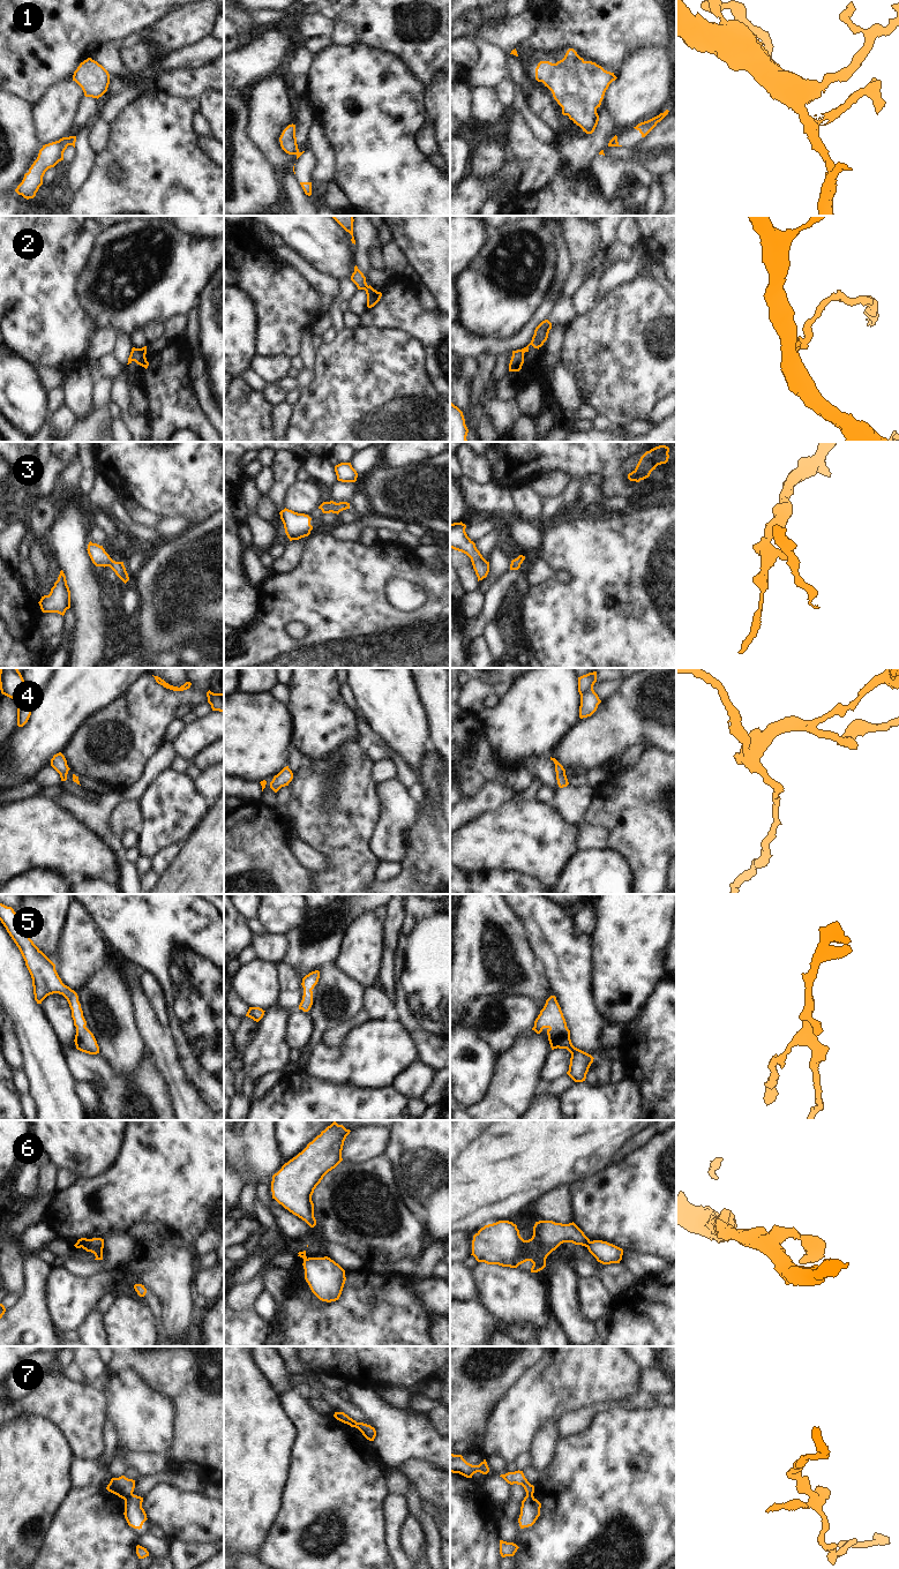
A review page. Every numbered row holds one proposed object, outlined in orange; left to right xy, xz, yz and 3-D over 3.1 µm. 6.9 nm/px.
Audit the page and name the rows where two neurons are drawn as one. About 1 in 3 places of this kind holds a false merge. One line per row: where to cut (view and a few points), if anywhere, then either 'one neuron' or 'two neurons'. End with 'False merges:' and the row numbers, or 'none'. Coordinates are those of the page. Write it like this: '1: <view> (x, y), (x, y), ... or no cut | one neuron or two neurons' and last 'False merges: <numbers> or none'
1: xy (72, 136), (69, 144) | two neurons
2: xz (368, 286), (365, 290) | two neurons
3: no cut | one neuron
4: no cut | one neuron
5: no cut | one neuron
6: xy (89, 1239), (82, 1247) | two neurons
7: xy (132, 1493), (125, 1501) | two neurons
False merges: 1, 2, 6, 7

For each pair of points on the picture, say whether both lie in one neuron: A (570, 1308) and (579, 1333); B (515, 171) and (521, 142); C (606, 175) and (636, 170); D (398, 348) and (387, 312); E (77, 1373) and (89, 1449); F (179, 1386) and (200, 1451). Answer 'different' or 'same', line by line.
A: same
B: different
C: same
D: different
E: different
F: same

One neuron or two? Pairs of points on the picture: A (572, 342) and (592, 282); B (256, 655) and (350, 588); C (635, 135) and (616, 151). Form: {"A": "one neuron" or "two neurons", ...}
{"A": "two neurons", "B": "one neuron", "C": "two neurons"}

